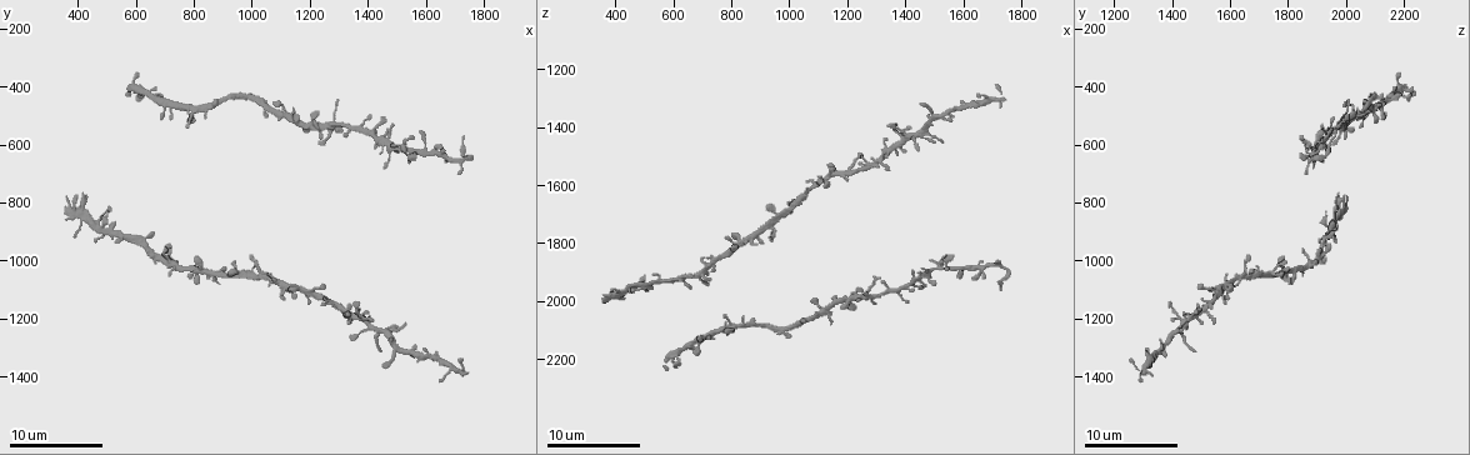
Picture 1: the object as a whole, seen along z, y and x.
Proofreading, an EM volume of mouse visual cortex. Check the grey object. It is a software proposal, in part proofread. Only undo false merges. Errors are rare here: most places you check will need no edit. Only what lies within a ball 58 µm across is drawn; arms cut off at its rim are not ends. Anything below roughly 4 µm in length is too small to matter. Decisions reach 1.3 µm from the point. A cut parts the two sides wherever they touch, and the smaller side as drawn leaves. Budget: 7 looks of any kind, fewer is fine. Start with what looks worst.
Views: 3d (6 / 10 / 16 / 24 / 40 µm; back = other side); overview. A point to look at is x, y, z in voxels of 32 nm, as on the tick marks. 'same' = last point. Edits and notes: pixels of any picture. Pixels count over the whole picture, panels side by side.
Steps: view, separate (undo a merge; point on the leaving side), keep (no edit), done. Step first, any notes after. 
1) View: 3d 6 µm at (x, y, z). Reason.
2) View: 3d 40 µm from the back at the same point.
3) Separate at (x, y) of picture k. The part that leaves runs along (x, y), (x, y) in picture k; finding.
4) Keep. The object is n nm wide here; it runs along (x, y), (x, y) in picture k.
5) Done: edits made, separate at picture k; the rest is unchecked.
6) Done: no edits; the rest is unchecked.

View: 3d 16 µm at (1670, 640, 1890). Sudden change in width.

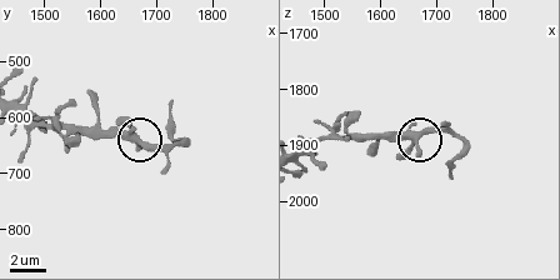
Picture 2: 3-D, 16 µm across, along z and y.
View: 3d 6 µm at (1670, 640, 1885).

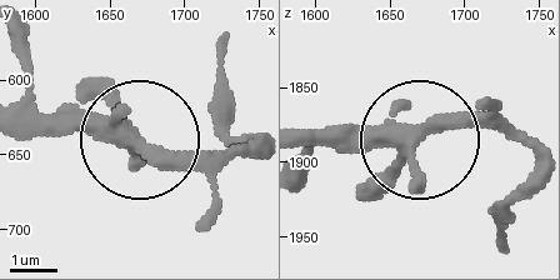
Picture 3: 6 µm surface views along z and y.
Keep. 5 arms meet here; continuous, no second cell.

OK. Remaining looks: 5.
View: 3d 6 µm at (810, 480, 2100). Four or more arms meet.

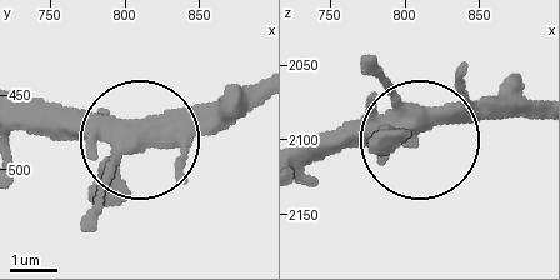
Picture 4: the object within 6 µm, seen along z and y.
Keep. The object is 390 nm wide here; one cell here.

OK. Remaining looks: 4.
View: 3d 10 µm at (1350, 550, 1950). Four arms meet.

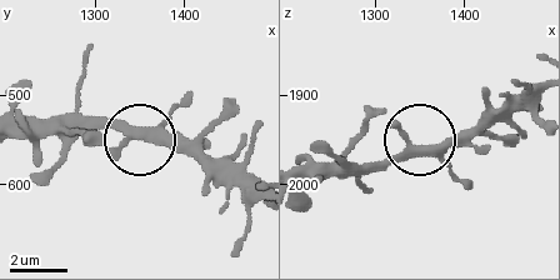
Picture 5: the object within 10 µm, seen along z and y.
Keep. 4 arms meet here; all the same cell.

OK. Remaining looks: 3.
View: 3d 10 µm at (1400, 1210, 1440). Four or more arms meet.

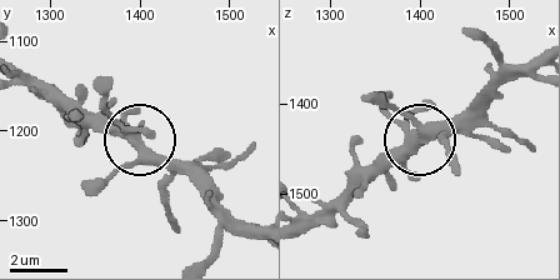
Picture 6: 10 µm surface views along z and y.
Keep. 5 arms meet here; one cell here.

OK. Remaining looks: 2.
Done: no edits; the rest is unchecked.

